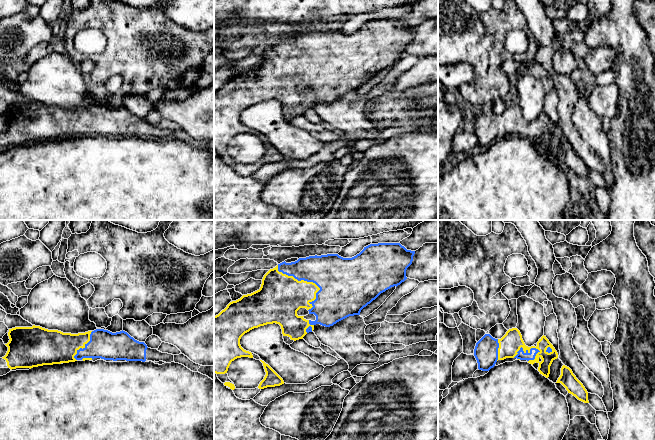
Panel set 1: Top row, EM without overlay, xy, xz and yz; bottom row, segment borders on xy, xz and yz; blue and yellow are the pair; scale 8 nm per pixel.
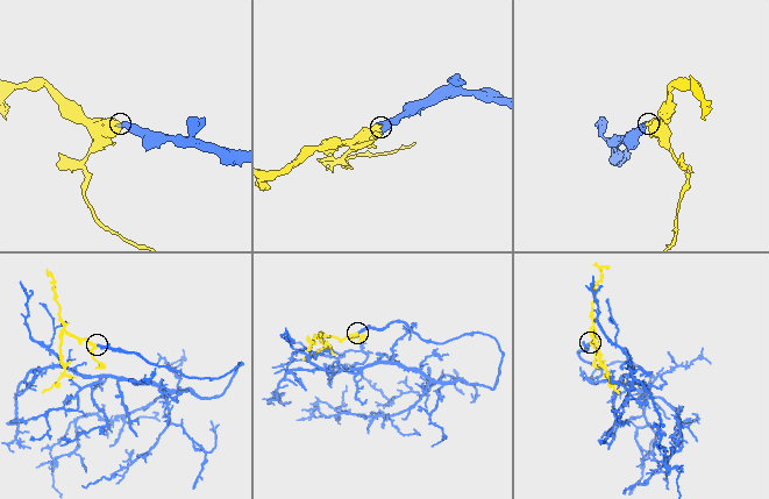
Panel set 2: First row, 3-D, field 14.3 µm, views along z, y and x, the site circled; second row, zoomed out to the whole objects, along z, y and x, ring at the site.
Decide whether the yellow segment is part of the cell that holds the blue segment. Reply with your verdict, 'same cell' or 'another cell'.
same cell

